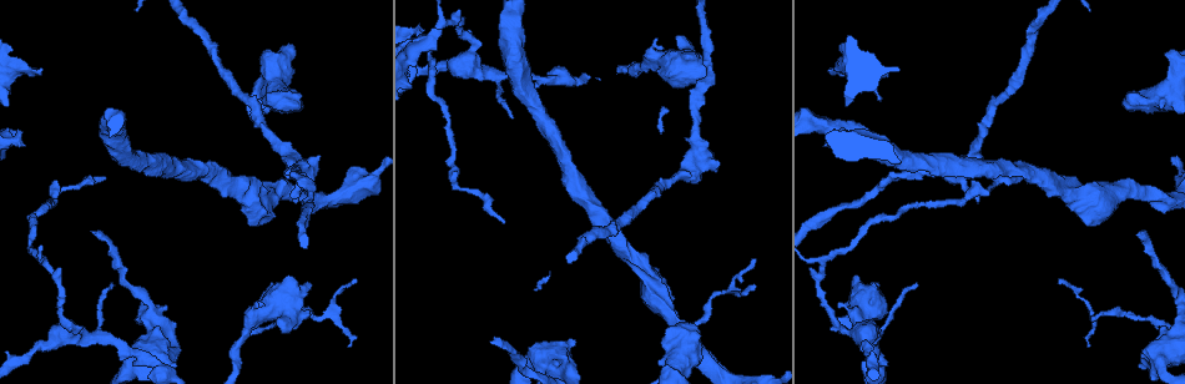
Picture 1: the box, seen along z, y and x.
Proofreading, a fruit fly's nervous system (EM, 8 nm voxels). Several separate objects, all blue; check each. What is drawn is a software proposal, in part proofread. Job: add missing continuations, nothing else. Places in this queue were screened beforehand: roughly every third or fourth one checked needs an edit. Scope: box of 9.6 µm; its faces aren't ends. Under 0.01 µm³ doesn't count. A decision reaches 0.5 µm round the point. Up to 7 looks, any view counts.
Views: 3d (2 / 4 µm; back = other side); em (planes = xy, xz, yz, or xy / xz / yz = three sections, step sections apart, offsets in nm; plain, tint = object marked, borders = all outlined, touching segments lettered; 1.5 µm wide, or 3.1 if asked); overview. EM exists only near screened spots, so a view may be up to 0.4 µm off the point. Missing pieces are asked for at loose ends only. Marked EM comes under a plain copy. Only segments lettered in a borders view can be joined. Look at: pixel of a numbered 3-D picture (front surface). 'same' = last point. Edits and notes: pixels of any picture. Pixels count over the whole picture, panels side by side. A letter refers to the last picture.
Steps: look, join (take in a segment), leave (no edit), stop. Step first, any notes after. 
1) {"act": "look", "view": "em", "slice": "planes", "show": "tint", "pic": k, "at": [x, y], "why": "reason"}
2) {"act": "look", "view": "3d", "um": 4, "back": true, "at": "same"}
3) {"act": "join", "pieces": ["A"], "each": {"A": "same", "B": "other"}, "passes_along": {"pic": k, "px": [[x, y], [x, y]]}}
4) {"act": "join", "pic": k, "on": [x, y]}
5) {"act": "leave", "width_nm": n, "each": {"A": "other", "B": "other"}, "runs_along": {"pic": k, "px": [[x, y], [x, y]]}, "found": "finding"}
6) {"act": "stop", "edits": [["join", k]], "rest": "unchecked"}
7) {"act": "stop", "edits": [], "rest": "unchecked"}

{"act": "look", "view": "3d", "um": 4, "pic": 1, "at": [91, 232], "why": "free end"}

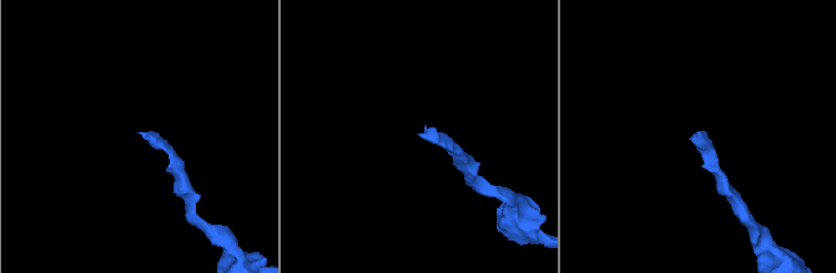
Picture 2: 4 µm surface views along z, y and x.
{"act": "look", "view": "em", "slice": "yz", "step": 8, "show": "borders", "pic": 2, "at": [140, 132], "why": "shape alone is not enough"}

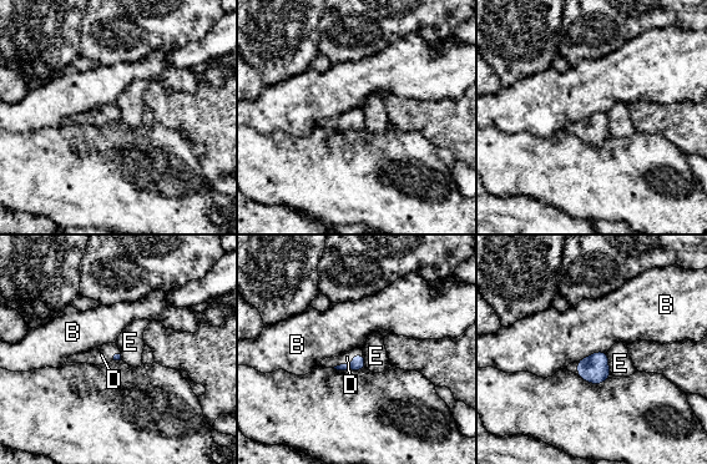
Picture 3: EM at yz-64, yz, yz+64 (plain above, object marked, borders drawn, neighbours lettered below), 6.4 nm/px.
{"act": "look", "view": "em", "slice": "planes", "show": "borders", "at": "same"}

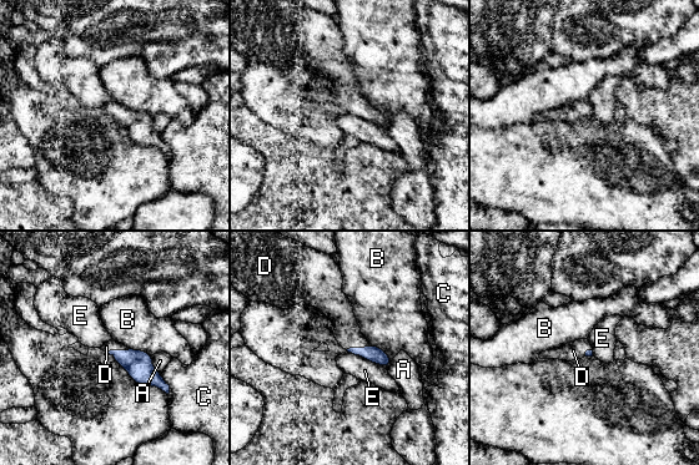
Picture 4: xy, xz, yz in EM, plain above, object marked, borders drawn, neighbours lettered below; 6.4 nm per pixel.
{"act": "join", "pieces": ["D"], "longest_contact_nm": ["E", 280], "each": {"A": "other", "B": "other", "C": "other", "D": "same", "E": "other"}, "passes_along": {"pic": 4, "px": [[373, 354], [357, 348], [347, 332]]}, "found": "it goes on there"}

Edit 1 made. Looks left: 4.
{"act": "look", "view": "overview"}

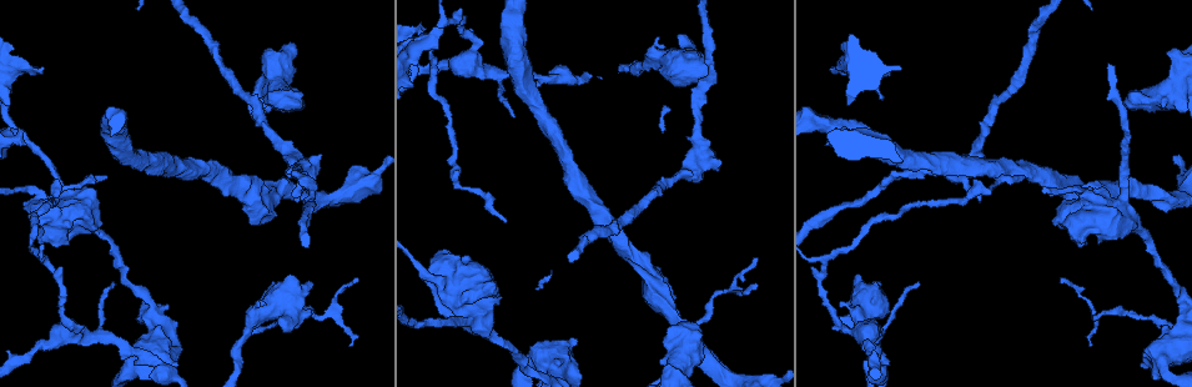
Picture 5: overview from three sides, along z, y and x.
{"act": "look", "view": "3d", "um": 2, "pic": 5, "at": [296, 199], "why": "branch stops here"}

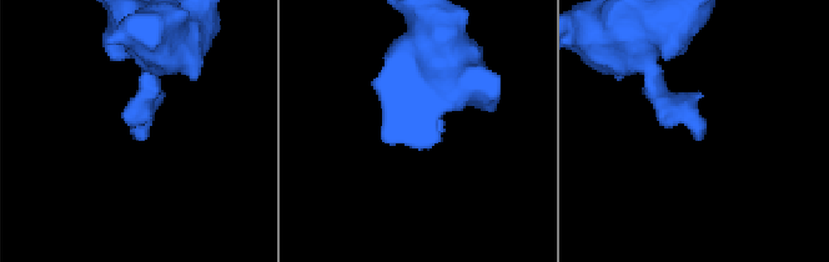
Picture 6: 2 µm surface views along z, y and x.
{"act": "look", "view": "em", "slice": "planes", "show": "borders", "pic": 6, "at": [134, 138], "why": "now the EM"}

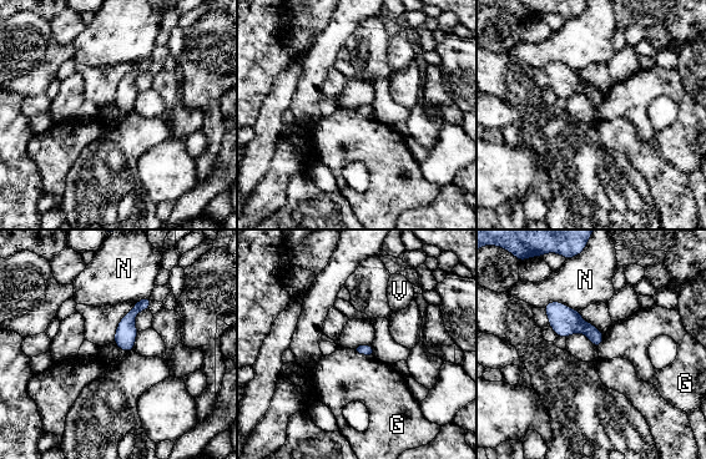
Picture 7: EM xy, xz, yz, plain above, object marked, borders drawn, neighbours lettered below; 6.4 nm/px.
{"act": "leave", "each": {"G": "other", "N": "other", "V": "other"}, "border": {"pic": 7, "px": [[354, 349], [373, 357]]}, "found": "none of them fits"}

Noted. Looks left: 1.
{"act": "look", "view": "em", "slice": "planes", "show": "borders", "pic": 5, "at": [295, 103], "why": "branch stops here"}

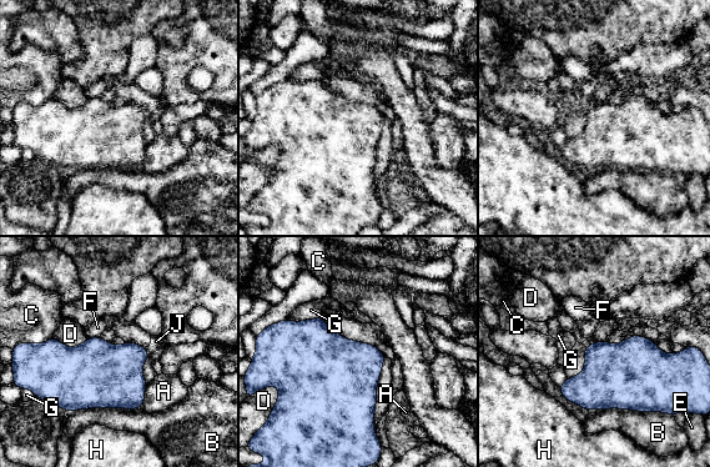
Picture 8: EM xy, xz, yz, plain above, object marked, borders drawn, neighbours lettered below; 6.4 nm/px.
{"act": "leave", "width_nm": 320, "longest_contact_nm": ["B", 550], "each": {"A": "other", "B": "other", "C": "other", "D": "other", "E": "other", "F": "other", "G": "other", "H": "other", "J": "other"}, "found": "none of them fits"}

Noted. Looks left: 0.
{"act": "stop", "edits": [["join", 4]], "rest": "unchecked"}

